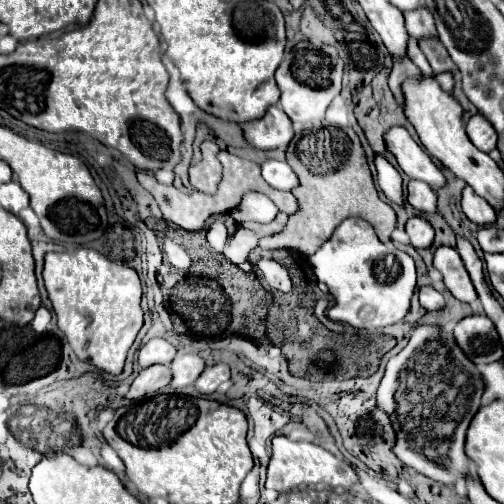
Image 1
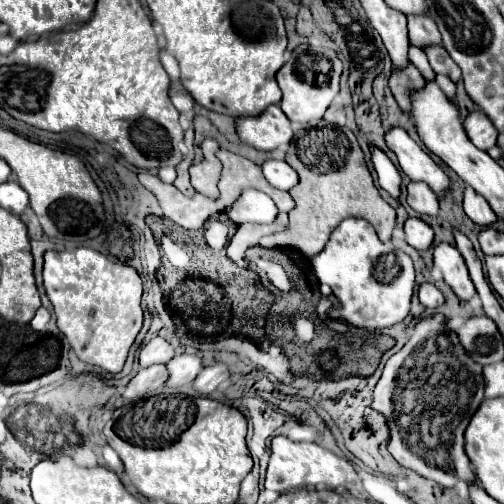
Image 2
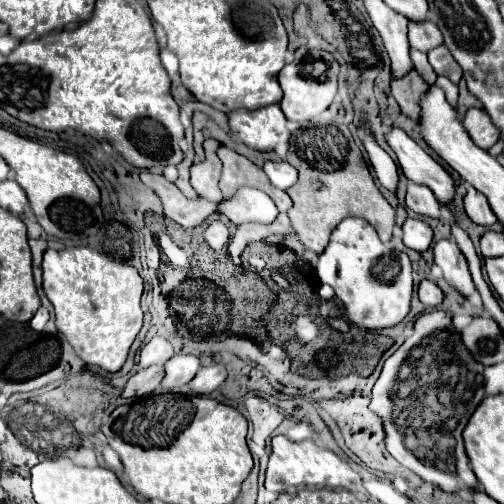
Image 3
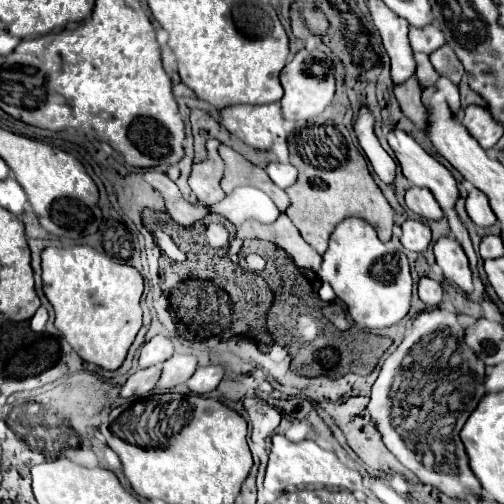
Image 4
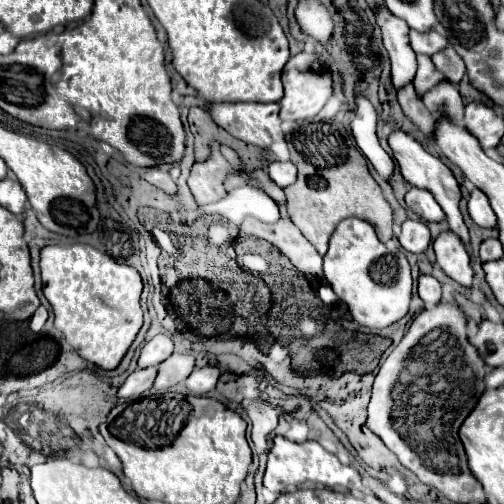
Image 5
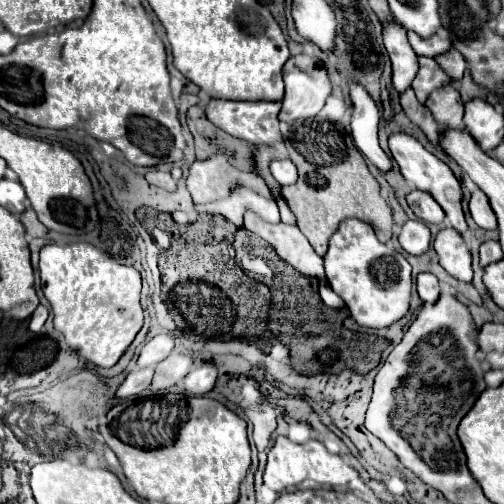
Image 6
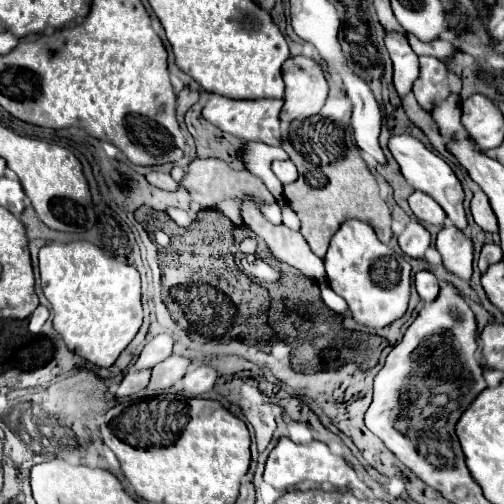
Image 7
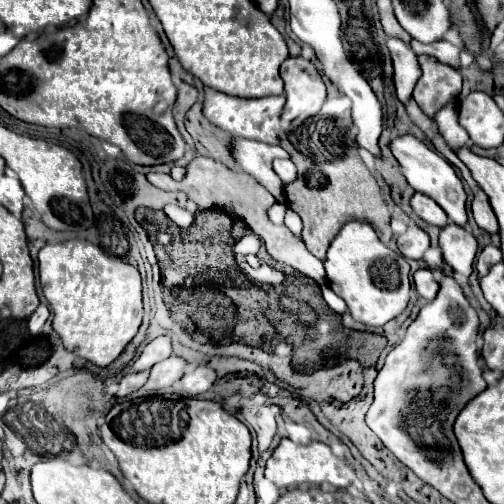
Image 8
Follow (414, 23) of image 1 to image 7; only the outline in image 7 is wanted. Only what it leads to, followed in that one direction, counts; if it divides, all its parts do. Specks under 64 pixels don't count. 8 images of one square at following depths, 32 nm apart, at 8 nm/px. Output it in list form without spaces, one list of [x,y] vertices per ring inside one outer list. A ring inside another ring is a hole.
[[[408,36],[408,42],[418,56],[434,56],[434,58],[446,60],[446,58],[454,56],[454,52],[456,52],[456,46],[452,42],[440,40],[440,38],[430,40],[430,42],[422,42],[422,40],[416,40],[416,36]]]

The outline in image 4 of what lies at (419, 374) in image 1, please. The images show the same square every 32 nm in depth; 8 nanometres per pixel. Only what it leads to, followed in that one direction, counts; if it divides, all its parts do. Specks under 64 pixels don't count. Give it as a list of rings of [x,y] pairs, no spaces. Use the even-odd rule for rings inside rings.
[[[428,310],[414,320],[412,332],[382,364],[380,376],[372,386],[372,400],[368,410],[378,424],[378,430],[382,432],[386,448],[424,484],[436,486],[440,492],[452,498],[462,498],[464,494],[482,496],[482,486],[468,466],[460,430],[484,394],[484,364],[466,346],[464,330],[456,322],[456,312]]]

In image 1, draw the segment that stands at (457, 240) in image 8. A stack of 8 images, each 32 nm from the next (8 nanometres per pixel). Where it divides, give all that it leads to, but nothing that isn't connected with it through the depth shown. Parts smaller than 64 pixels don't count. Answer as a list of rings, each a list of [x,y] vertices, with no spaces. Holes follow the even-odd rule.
[[[442,246],[434,252],[434,268],[440,270],[446,288],[452,292],[454,298],[458,298],[460,302],[474,302],[478,298],[472,280],[464,268],[462,258],[458,256],[458,252],[454,248]]]

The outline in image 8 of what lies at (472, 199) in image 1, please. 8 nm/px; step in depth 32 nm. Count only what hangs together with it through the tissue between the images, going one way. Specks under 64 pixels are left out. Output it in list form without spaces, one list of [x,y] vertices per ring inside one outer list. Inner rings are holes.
[[[478,190],[478,192],[474,194],[472,214],[474,214],[476,224],[478,224],[482,230],[486,230],[486,232],[490,232],[490,234],[496,234],[496,232],[498,232],[498,222],[496,222],[494,210],[492,210],[492,206],[490,206],[490,202],[488,202],[488,196],[486,196],[482,190]]]

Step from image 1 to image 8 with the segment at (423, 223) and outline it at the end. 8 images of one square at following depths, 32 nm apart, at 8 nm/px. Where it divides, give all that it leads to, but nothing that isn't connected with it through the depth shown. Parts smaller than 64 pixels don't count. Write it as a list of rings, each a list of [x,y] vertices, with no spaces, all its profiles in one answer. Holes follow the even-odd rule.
[[[414,222],[408,226],[408,230],[404,234],[398,236],[398,248],[406,258],[422,260],[428,246],[430,246],[430,236]]]

